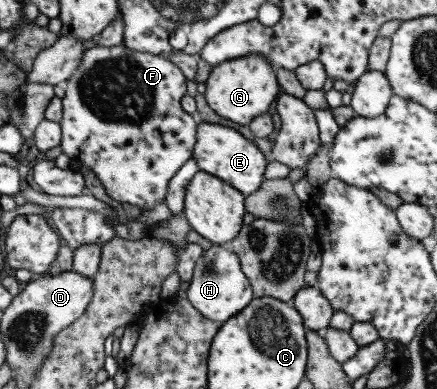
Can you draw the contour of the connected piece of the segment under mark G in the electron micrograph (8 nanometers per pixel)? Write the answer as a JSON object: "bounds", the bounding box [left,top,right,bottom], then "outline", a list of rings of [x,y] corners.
{"bounds":[203,53,282,125],"outline":[[[256,53],[211,66],[208,78],[203,83],[206,88],[203,97],[208,107],[234,125],[247,125],[254,117],[270,113],[274,101],[282,93],[273,68],[262,54]]]}

